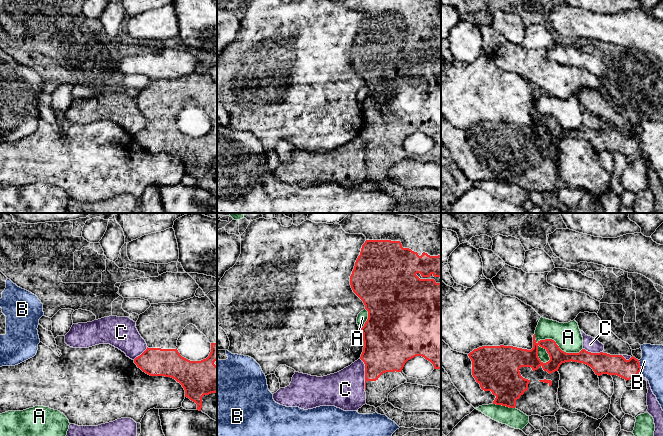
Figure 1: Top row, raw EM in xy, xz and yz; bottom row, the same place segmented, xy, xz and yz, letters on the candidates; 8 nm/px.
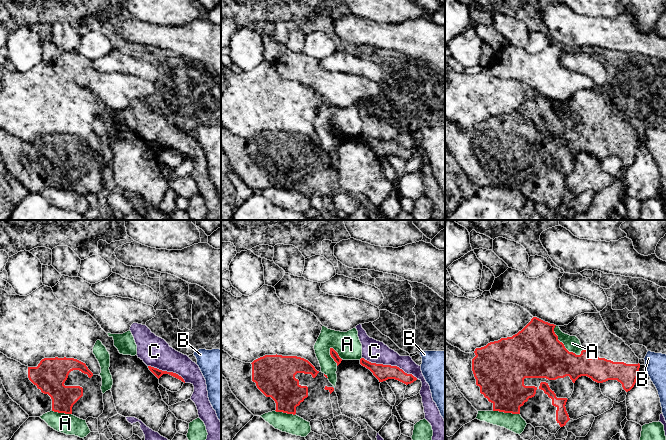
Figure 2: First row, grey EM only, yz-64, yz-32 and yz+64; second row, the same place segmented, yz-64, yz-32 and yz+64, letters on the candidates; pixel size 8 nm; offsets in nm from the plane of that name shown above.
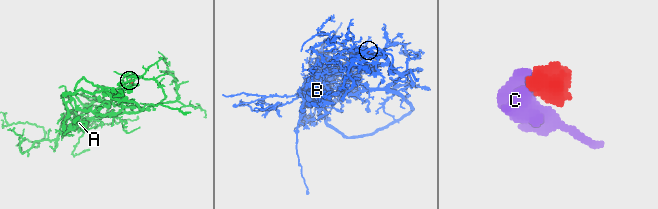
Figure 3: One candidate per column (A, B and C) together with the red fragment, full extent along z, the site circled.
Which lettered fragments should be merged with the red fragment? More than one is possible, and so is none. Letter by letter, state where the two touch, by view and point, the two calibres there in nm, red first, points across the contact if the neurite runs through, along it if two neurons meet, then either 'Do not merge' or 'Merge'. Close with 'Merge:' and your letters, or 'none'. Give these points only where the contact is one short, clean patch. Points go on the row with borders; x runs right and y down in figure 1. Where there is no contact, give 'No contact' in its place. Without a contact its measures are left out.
A: Touches red at yz (556, 344). Thickness 140 nm (red) against 220 nm. Do not merge
B: Touches red at yz (639, 366). Thickness 160 nm (red) against 190 nm. Boundary: yz (638, 360), (640, 371). Do not merge
C: Touches red at xz (365, 374). Thickness 360 nm (red) against 300 nm. Do not merge
Merge: none

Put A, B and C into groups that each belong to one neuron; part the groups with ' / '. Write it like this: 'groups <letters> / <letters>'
groups A / B / C

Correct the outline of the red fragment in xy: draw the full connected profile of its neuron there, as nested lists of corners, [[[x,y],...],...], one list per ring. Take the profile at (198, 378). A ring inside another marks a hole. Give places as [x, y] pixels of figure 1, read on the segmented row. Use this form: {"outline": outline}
{"outline": [[[205,295],[177,303],[158,303],[151,306],[136,322],[136,328],[145,340],[147,349],[134,359],[134,363],[150,376],[171,377],[185,390],[185,397],[197,404],[197,410],[217,421],[217,309]],[[193,324],[211,343],[211,352],[206,359],[190,361],[180,355],[176,346],[183,329]]]}

